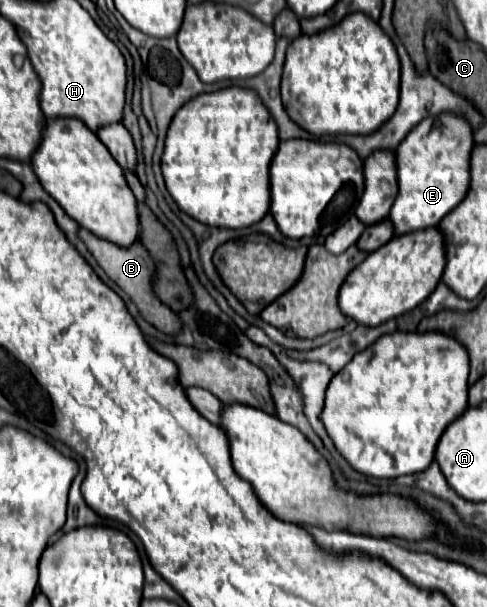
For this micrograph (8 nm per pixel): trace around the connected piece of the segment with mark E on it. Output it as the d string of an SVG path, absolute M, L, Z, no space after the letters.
M453 112L423 118L417 128L403 138L403 144L399 144L395 150L399 168L399 194L389 212L389 220L395 224L395 234L407 234L427 226L437 226L441 218L463 200L471 180L471 150L471 124Z

